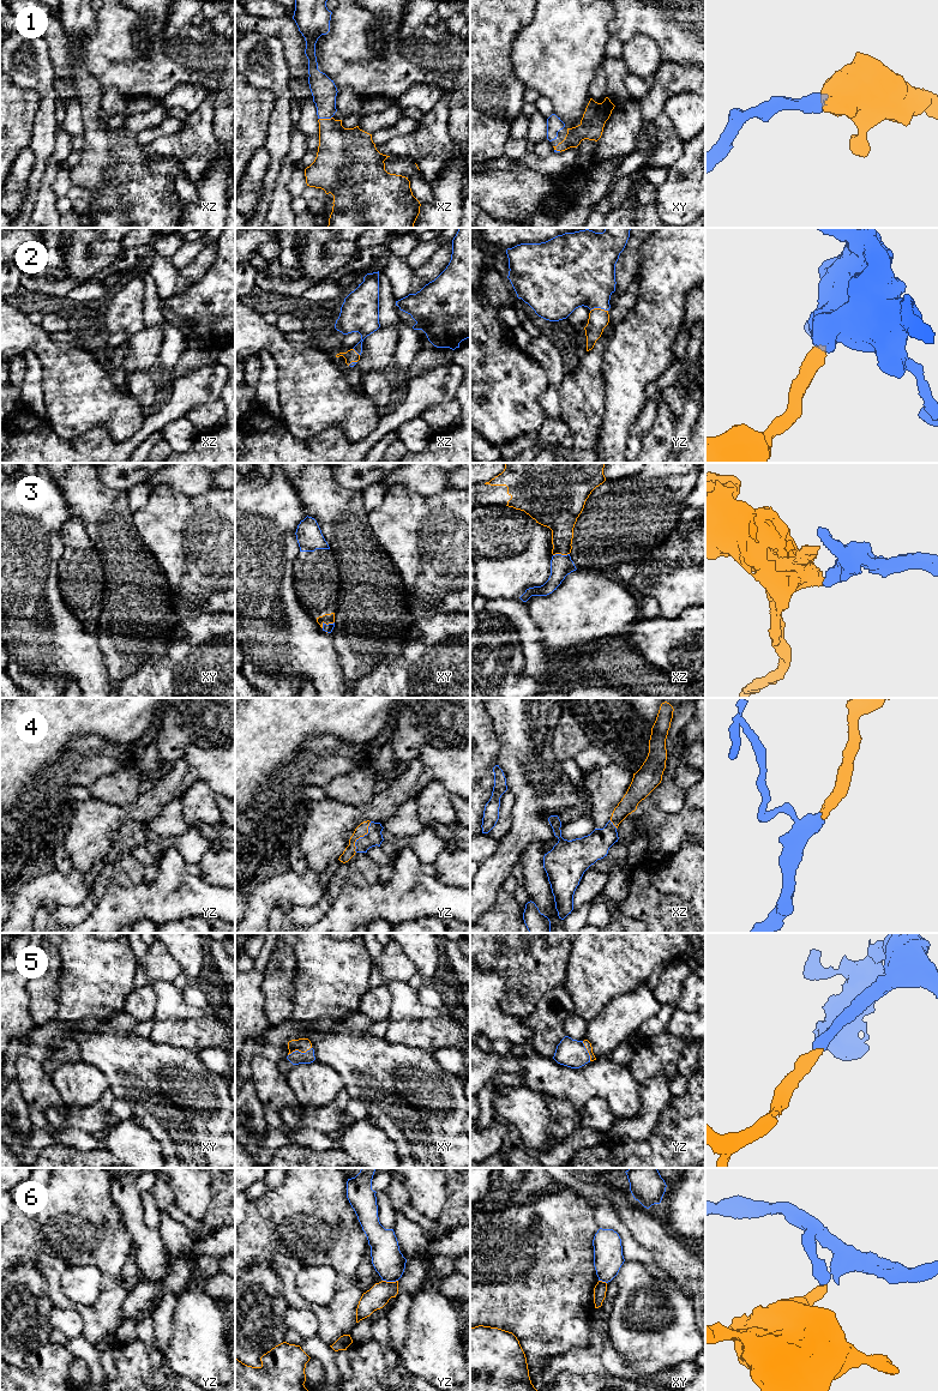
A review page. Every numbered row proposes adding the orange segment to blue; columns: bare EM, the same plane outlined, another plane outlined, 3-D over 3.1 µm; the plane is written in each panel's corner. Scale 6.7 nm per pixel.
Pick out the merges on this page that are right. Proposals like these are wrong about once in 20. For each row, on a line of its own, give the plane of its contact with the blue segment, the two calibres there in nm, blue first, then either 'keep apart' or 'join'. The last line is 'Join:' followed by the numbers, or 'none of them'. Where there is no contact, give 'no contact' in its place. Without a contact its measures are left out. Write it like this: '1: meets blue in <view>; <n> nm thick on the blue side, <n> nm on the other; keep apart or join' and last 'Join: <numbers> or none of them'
1: meets blue in xz; 170 nm thick on the blue side, 320 nm on the other; join
2: meets blue in yz; 440 nm thick on the blue side, 140 nm on the other; join
3: meets blue in xy; 50 nm thick on the blue side, 70 nm on the other; join
4: meets blue in yz; 110 nm thick on the blue side, 80 nm on the other; join
5: meets blue in xy; 90 nm thick on the blue side, 100 nm on the other; join
6: meets blue in yz; 200 nm thick on the blue side, 150 nm on the other; keep apart
Join: 1, 2, 3, 4, 5

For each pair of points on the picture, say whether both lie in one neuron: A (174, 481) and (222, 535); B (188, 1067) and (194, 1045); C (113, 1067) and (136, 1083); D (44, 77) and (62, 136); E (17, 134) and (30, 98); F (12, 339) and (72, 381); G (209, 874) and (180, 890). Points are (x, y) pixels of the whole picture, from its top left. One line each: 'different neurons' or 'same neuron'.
A: different neurons
B: different neurons
C: same neuron
D: different neurons
E: same neuron
F: same neuron
G: different neurons

